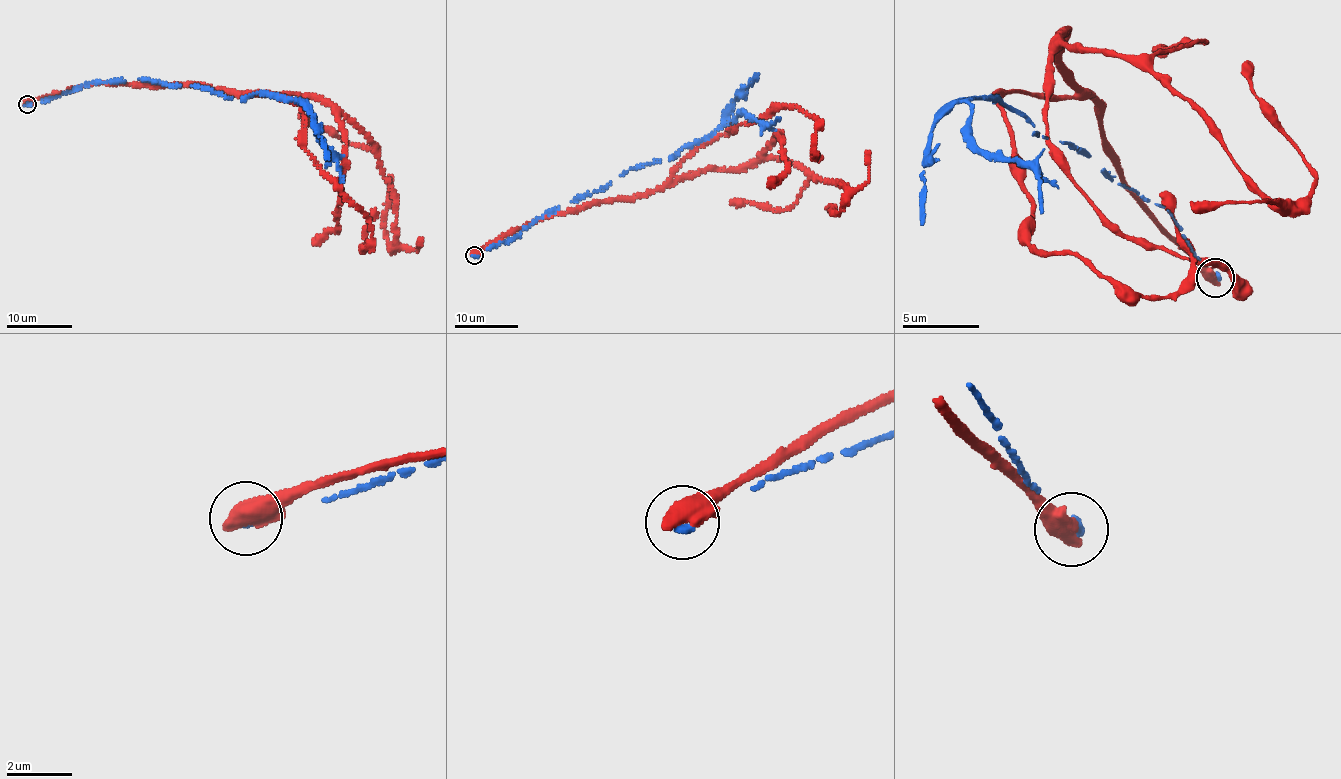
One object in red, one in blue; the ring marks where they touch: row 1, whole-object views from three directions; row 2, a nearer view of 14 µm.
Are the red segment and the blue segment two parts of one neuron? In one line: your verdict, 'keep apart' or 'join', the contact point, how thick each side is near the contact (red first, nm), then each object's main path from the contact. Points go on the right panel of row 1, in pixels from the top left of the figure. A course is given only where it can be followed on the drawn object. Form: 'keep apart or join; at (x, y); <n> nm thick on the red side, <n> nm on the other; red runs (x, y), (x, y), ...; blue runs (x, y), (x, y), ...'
keep apart; at (1215, 278); 700 nm thick on the red side, 240 nm on the other; red runs (1216, 277), (1129, 186), (1061, 31), (1199, 111), (1235, 169), (1297, 203), (1305, 153), (1246, 59); blue runs (1216, 277), (1165, 209), (1085, 148), (1033, 134), (1001, 96), (969, 107), (971, 145), (1033, 172), (1044, 213)

